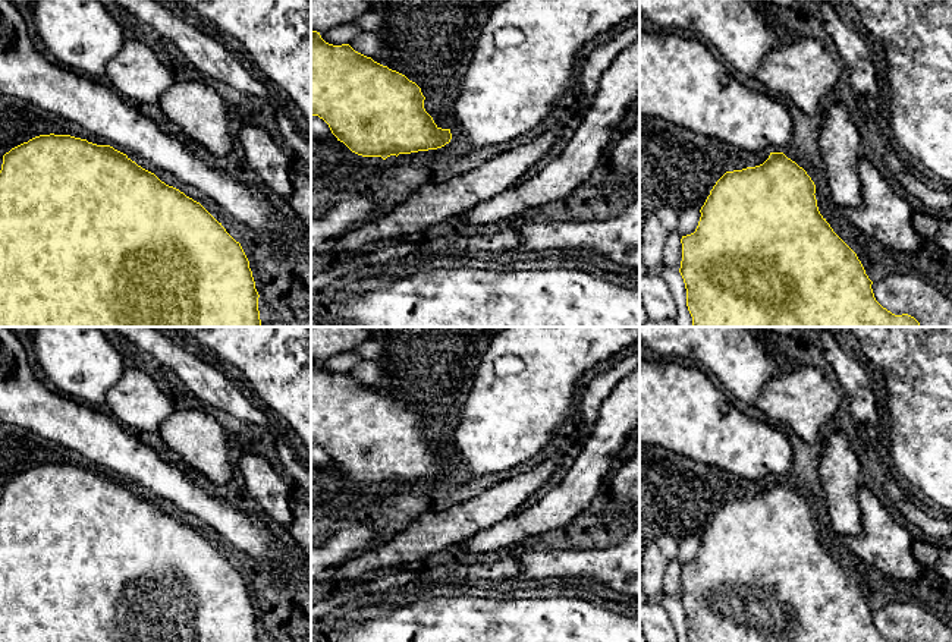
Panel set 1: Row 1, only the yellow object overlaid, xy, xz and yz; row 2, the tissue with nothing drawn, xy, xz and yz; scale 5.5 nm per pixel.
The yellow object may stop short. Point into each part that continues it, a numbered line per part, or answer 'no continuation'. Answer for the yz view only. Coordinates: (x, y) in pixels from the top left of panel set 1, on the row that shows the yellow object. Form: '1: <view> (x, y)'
no continuation

